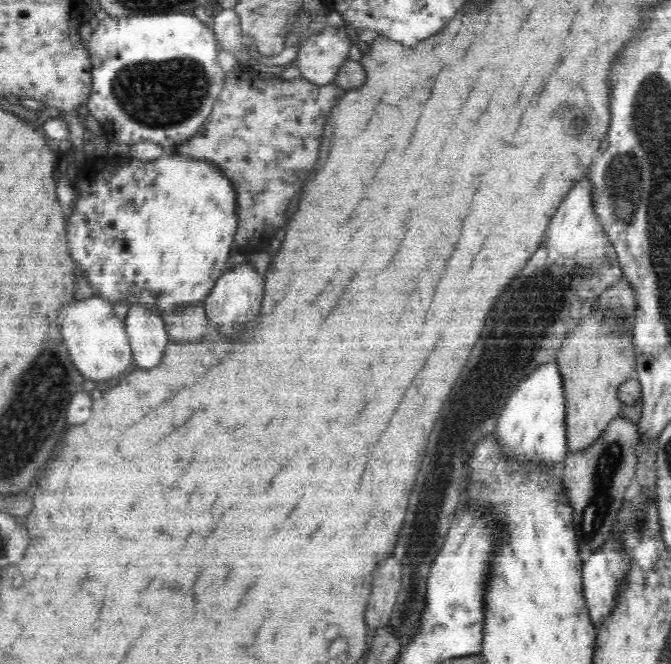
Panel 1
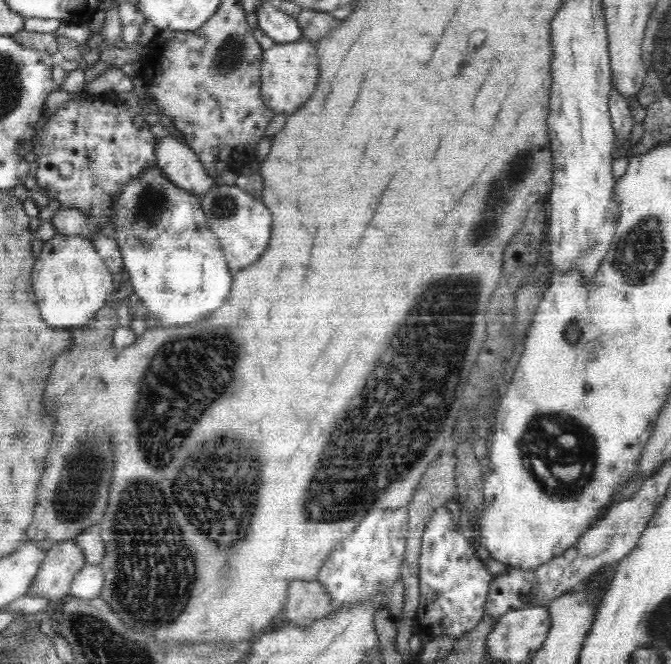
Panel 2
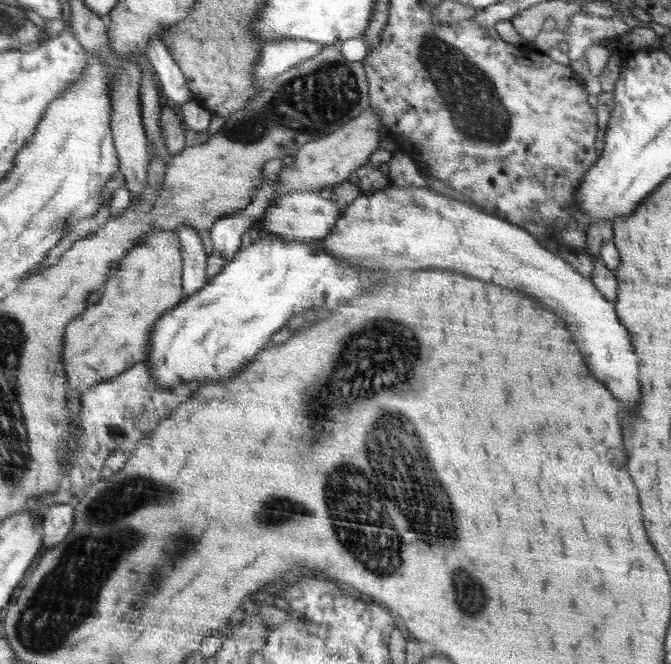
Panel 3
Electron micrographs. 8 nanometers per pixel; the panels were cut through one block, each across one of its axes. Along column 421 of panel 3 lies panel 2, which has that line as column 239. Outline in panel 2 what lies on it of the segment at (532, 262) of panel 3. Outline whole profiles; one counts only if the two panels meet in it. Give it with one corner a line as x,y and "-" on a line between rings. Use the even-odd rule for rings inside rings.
218,182
208,193
200,198
207,225
219,241
221,249
226,252
225,259
230,270
246,268
256,262
266,248
268,238
272,236
272,218
261,198
250,196
238,186
226,186

